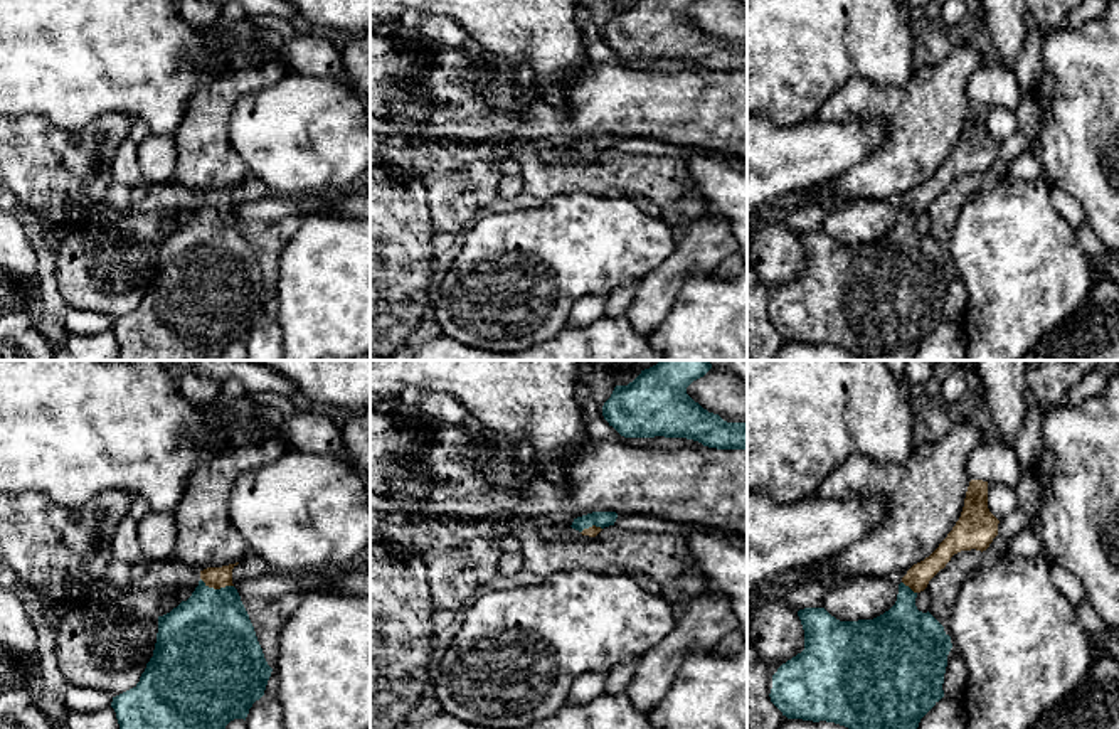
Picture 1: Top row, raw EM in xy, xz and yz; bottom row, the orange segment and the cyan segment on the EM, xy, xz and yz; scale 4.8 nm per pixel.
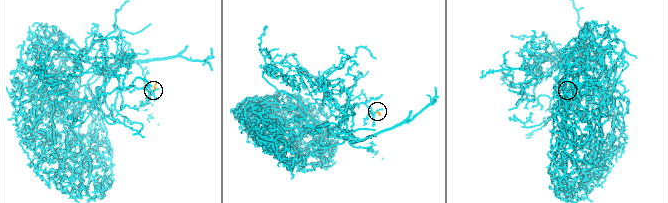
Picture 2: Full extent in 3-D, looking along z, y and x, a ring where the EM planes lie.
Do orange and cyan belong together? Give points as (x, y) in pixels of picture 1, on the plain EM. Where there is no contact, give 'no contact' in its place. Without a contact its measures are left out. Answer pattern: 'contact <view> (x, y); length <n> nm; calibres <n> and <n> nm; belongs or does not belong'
contact xy (217, 211); length 170 nm; calibres 100 and 420 nm; belongs

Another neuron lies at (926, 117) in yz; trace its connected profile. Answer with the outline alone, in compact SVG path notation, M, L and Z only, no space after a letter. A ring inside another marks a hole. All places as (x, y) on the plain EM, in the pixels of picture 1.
M968 44L956 45L941 64L915 69L900 88L882 89L860 76L853 76L819 108L814 118L819 121L860 120L863 123L882 120L887 125L888 140L845 175L811 192L798 194L789 202L798 205L804 202L818 202L821 205L835 202L838 205L855 199L905 199L914 187L924 184L939 170L959 143L971 104L968 82L978 69L984 67L988 54L988 49L976 51Z

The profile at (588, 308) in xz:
M587 295L579 298L569 313L567 323L572 327L586 327L604 315L606 295Z

